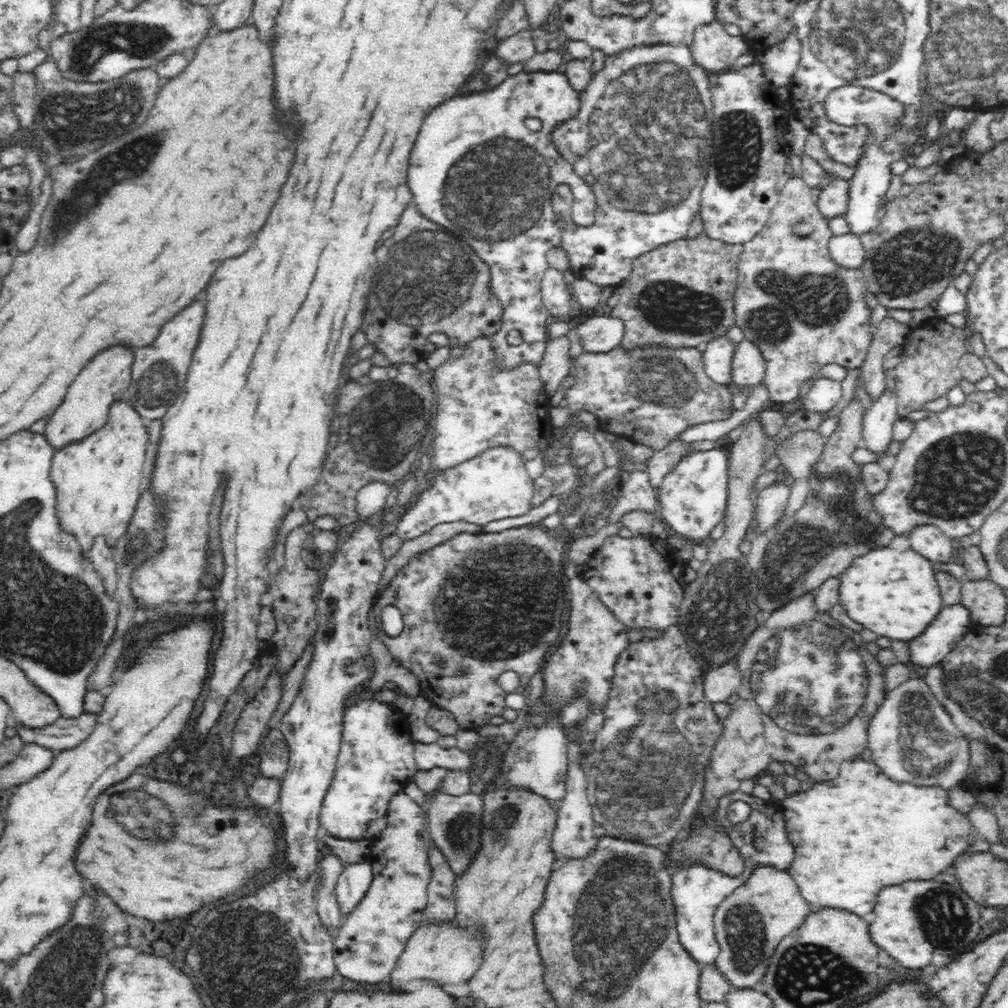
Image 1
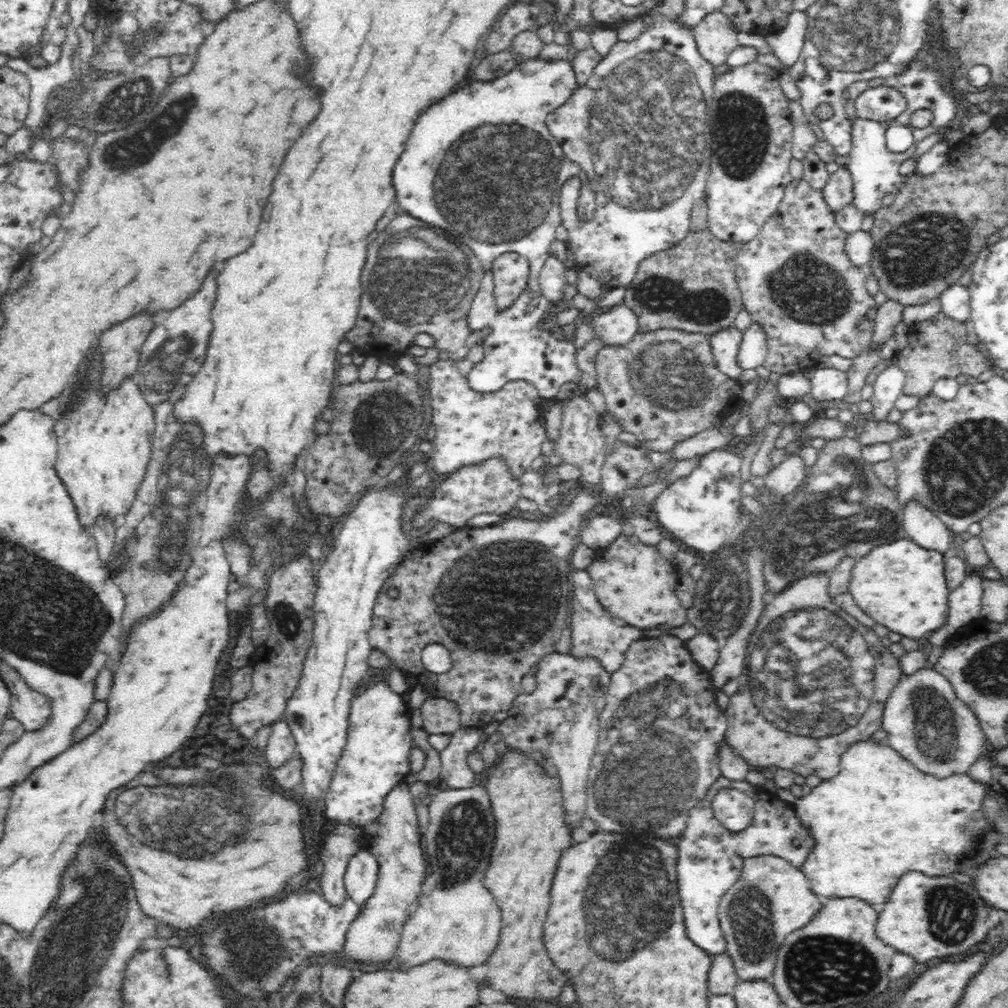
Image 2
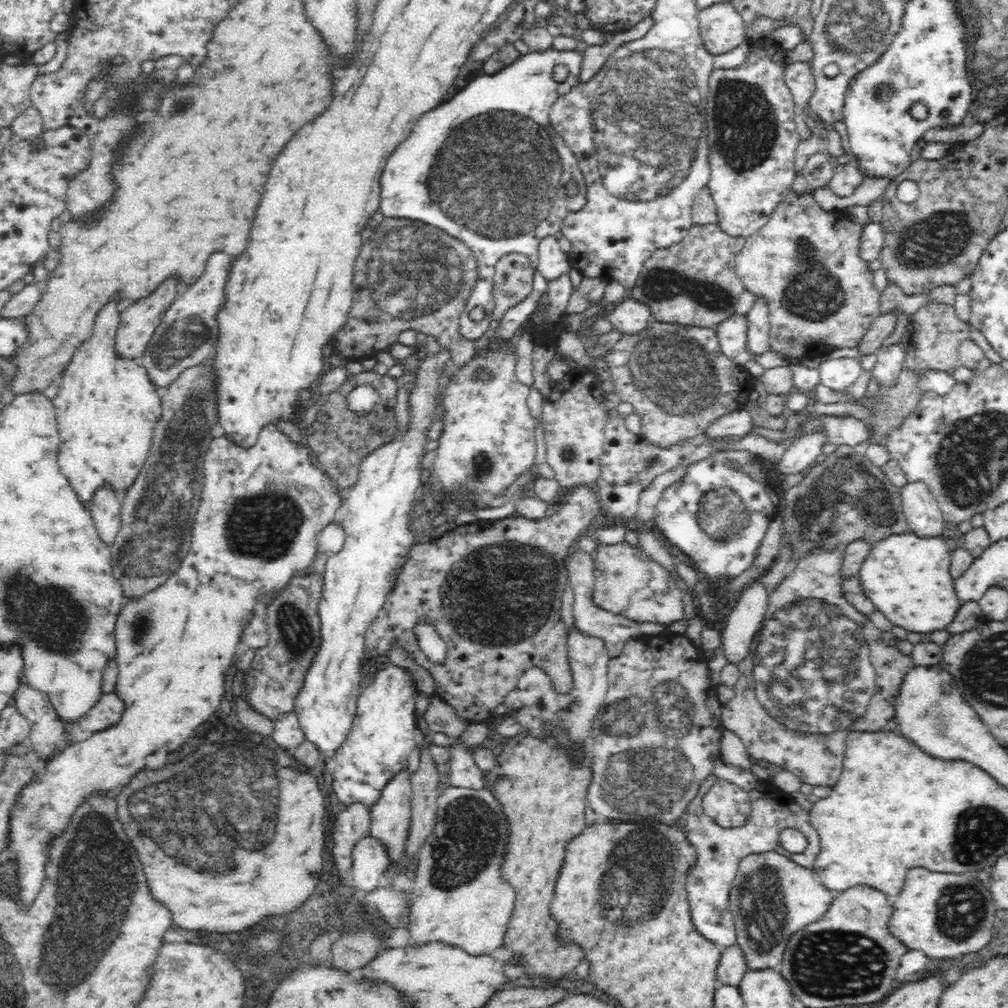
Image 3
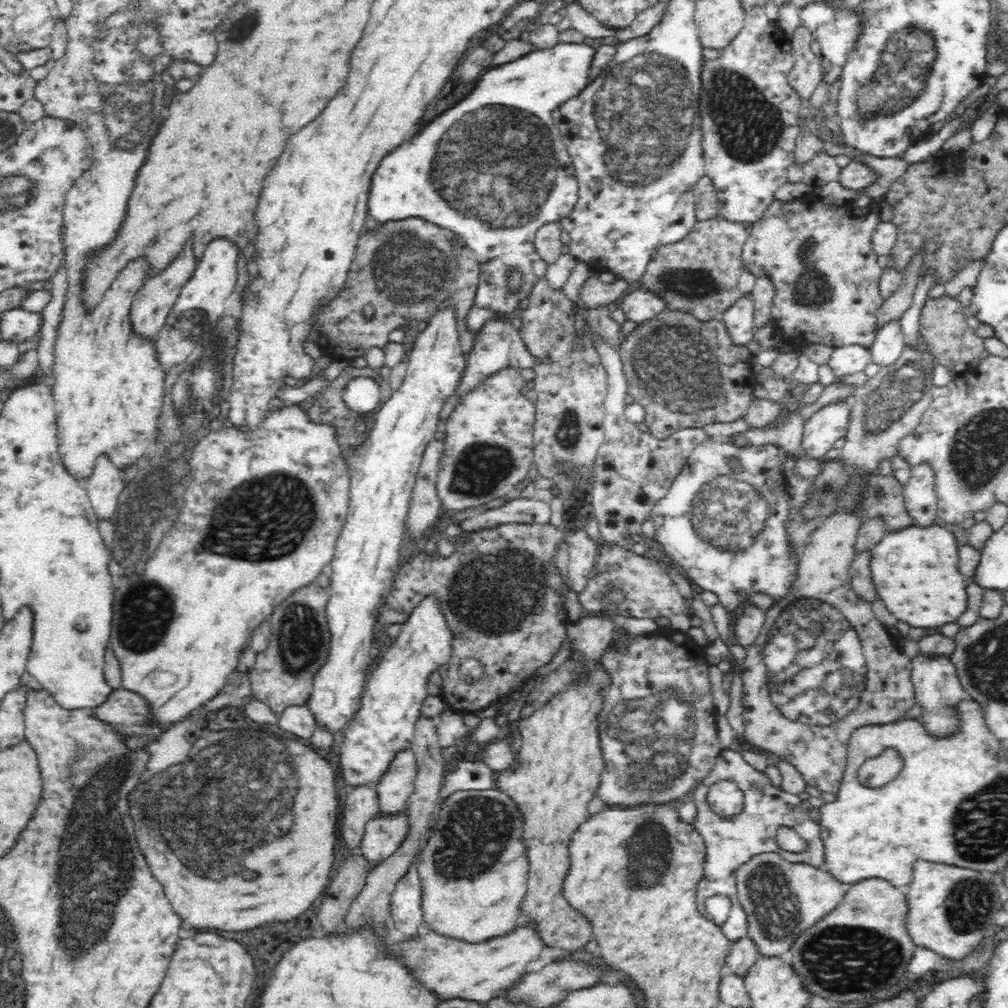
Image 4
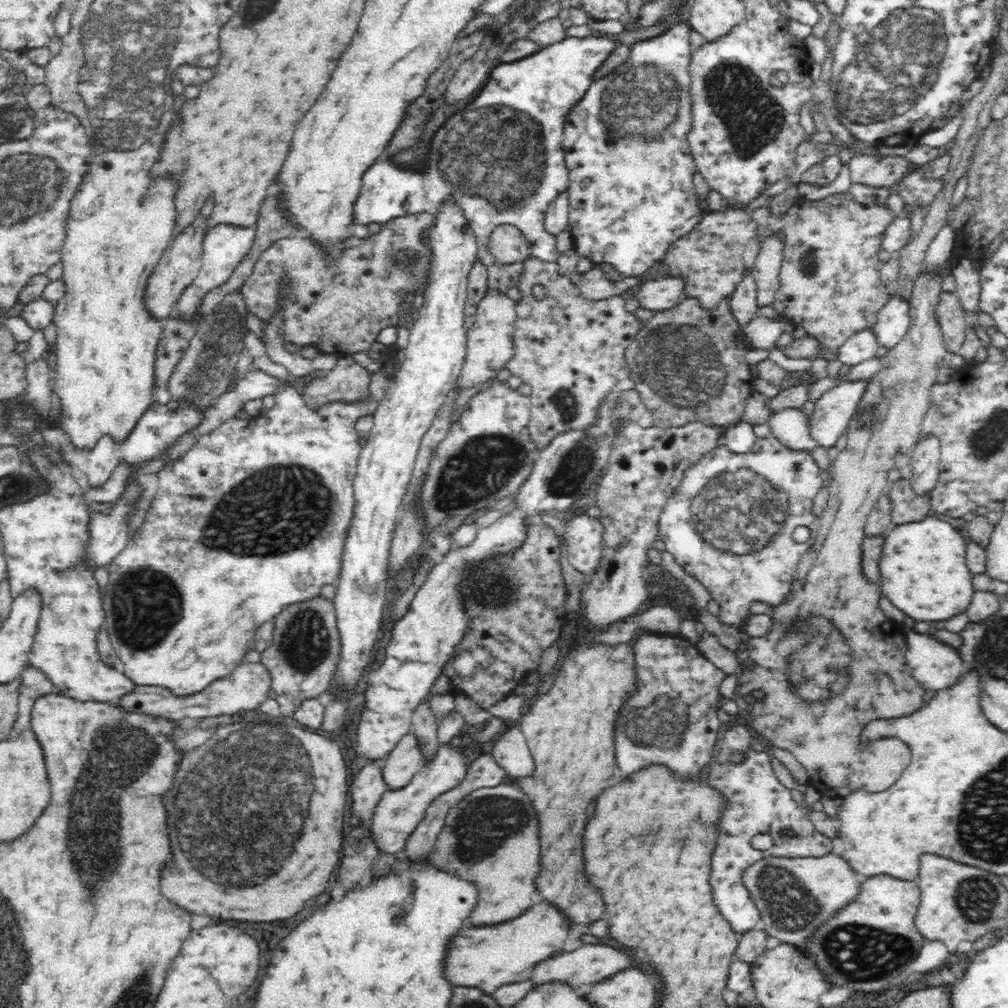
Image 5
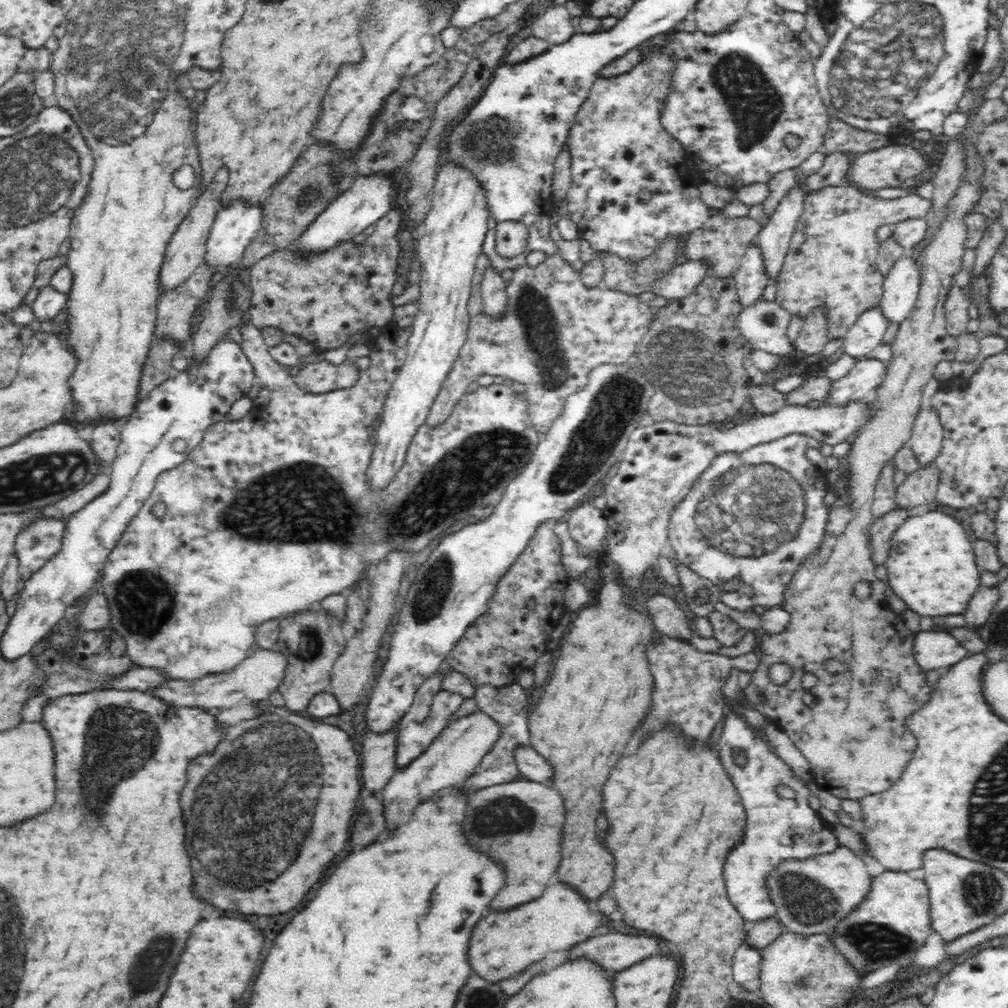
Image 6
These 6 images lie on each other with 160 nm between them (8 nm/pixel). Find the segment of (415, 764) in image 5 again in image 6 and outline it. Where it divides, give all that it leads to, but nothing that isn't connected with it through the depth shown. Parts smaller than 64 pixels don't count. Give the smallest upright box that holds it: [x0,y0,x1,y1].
[396,689,465,767]

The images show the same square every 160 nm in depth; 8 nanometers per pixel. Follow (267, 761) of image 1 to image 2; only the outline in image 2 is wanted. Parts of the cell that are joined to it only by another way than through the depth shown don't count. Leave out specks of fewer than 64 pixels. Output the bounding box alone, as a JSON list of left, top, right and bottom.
[264,721,298,769]

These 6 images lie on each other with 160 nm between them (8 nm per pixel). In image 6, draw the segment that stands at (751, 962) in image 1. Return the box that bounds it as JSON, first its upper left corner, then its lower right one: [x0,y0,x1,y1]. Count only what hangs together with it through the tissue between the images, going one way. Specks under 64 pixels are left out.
[768,845,872,935]

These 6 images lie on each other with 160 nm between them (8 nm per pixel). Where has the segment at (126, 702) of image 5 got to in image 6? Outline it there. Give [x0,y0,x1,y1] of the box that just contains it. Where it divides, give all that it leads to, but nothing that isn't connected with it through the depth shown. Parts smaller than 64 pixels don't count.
[150,649,288,709]

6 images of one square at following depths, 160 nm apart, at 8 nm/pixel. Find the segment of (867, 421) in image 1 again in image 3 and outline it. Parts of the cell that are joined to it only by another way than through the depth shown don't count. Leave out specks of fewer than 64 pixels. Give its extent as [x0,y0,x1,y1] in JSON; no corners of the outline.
[871,344,908,387]

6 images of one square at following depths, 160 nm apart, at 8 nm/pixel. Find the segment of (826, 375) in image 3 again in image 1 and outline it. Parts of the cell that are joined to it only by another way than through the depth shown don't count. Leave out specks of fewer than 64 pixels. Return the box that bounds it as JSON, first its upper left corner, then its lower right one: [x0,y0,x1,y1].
[802,377,842,413]

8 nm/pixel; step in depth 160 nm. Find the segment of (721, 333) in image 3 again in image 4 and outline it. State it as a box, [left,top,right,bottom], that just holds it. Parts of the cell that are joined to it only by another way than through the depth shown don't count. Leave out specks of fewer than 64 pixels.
[722,293,754,345]

